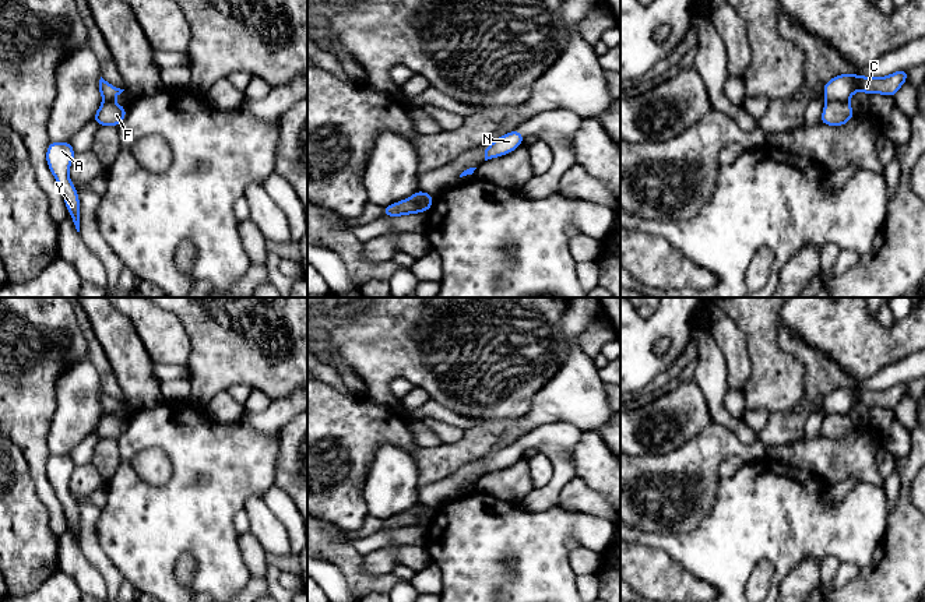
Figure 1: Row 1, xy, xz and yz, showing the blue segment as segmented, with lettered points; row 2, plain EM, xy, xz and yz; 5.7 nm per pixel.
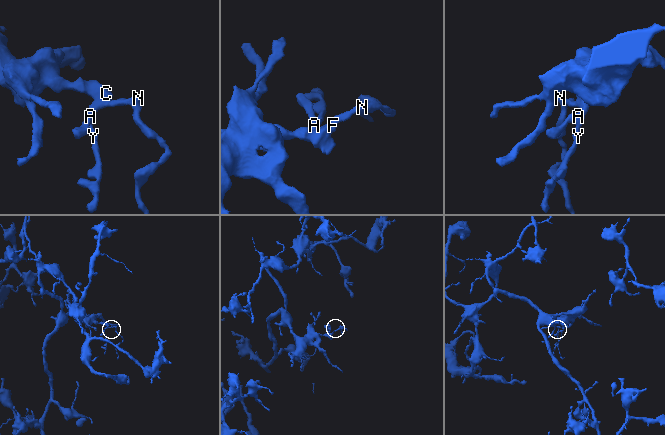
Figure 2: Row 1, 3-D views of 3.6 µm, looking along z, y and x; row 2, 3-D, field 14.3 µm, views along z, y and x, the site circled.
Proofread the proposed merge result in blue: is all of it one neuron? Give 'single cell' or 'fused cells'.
fused cells

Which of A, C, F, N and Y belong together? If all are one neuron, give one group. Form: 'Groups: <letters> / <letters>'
Groups: A F N Y / C

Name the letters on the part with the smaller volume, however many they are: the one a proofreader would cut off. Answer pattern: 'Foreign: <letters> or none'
Foreign: A, F, N, Y

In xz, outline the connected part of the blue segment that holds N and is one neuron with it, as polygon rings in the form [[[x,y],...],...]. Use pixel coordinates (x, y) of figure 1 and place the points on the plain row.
[[[516,441],[493,453],[485,462],[485,473],[510,467],[523,457],[524,451],[525,450]]]

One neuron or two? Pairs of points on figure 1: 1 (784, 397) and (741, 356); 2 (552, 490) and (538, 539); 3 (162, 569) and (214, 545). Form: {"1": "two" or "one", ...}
{"1": "two", "2": "two", "3": "one"}

